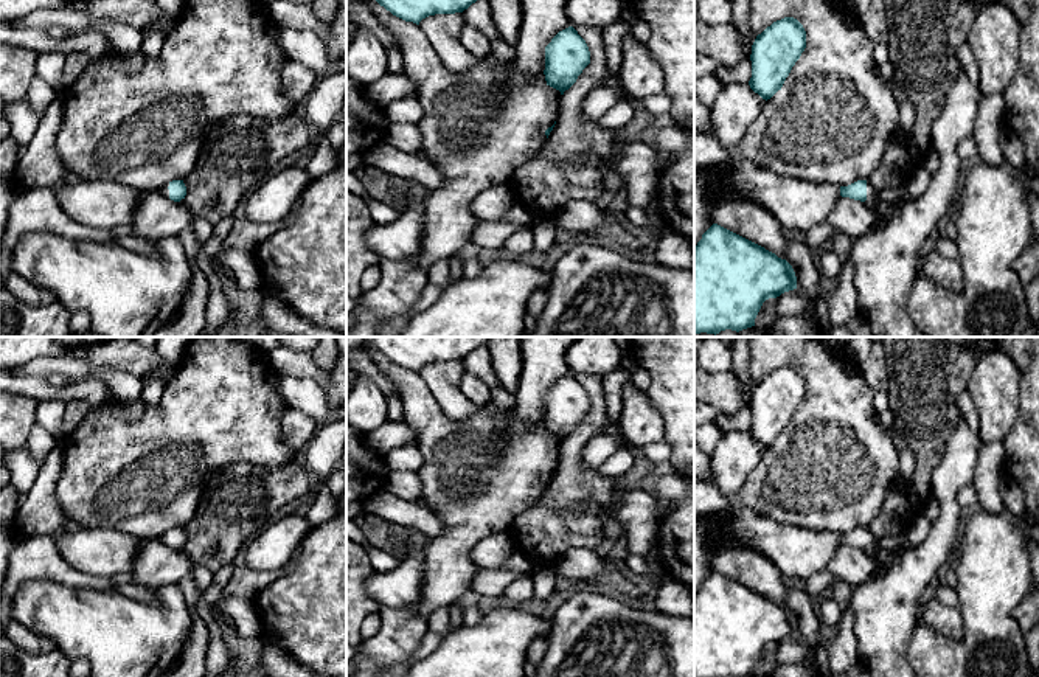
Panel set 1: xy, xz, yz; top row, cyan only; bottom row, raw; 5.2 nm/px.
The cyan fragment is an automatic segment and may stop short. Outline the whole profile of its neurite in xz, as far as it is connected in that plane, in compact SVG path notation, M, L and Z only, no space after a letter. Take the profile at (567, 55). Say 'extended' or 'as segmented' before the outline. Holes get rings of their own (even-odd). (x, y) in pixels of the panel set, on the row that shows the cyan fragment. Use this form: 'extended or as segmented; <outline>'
as segmented; M573 26L559 31L545 47L547 85L564 95L590 64L590 51L586 40Z

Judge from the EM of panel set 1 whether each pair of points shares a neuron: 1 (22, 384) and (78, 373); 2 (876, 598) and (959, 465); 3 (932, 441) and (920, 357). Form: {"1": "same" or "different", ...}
{"1": "different", "2": "same", "3": "same"}

